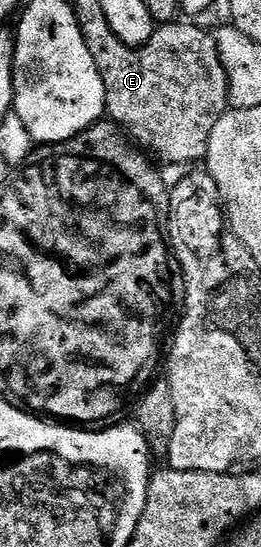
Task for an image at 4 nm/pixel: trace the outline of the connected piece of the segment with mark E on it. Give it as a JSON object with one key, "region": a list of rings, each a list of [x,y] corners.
{"region":[[[185,20],[158,25],[146,46],[128,46],[114,34],[105,32],[102,33],[101,46],[93,44],[89,47],[105,85],[105,108],[108,117],[116,122],[138,147],[144,148],[150,155],[158,154],[162,158],[160,161],[165,164],[200,163],[209,147],[215,124],[219,124],[219,120],[230,109],[227,72],[223,68],[223,60],[219,58],[219,48],[215,48],[212,33],[208,29],[200,30],[197,26],[188,26],[181,21]]]}

